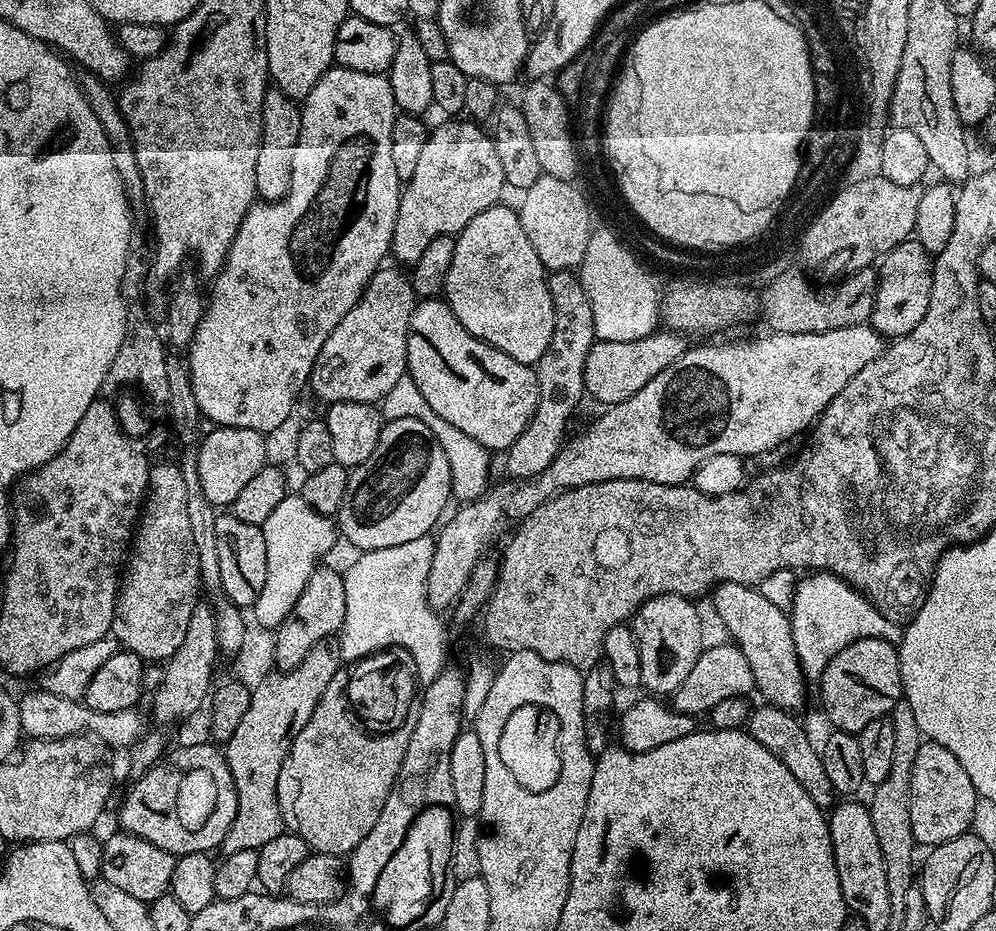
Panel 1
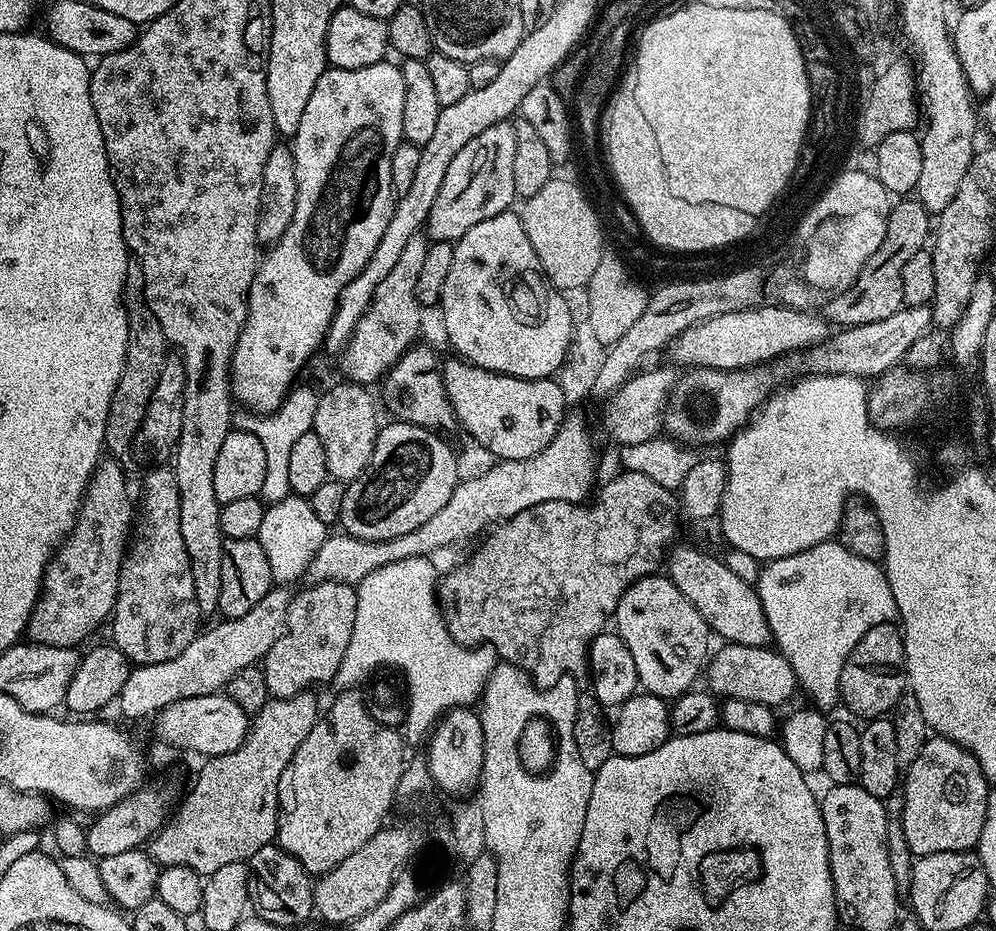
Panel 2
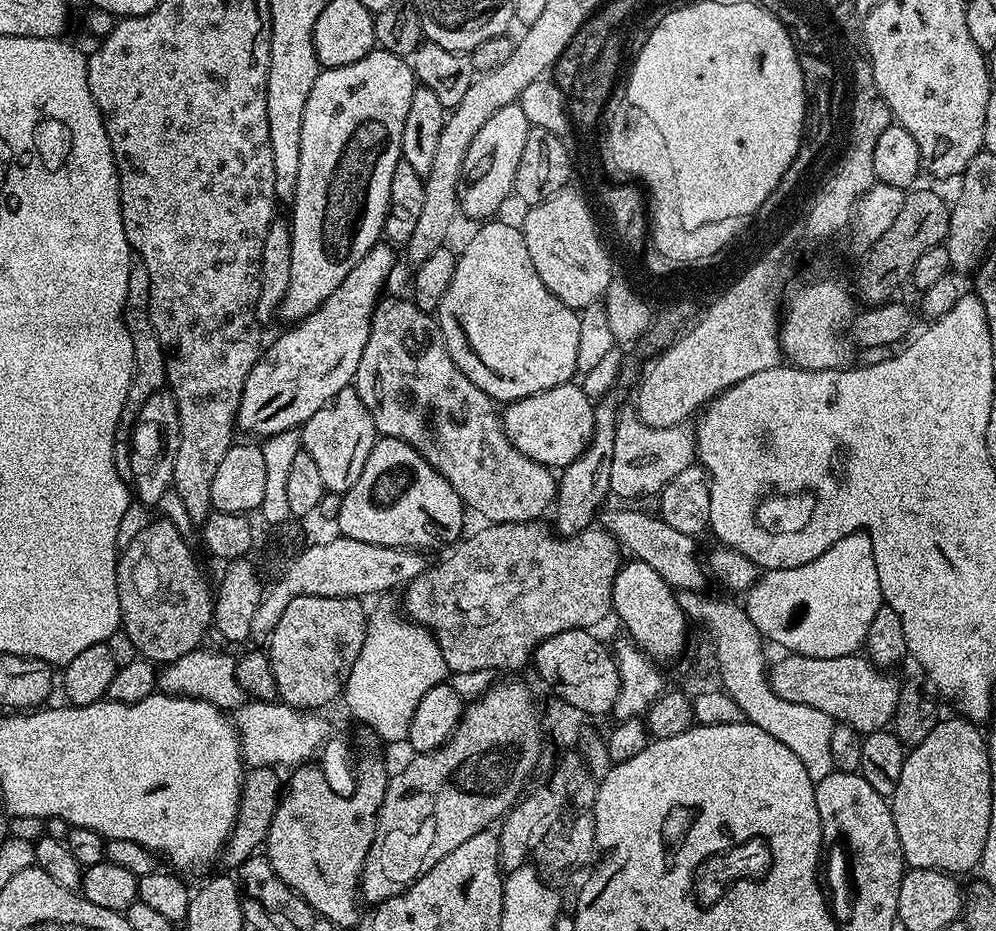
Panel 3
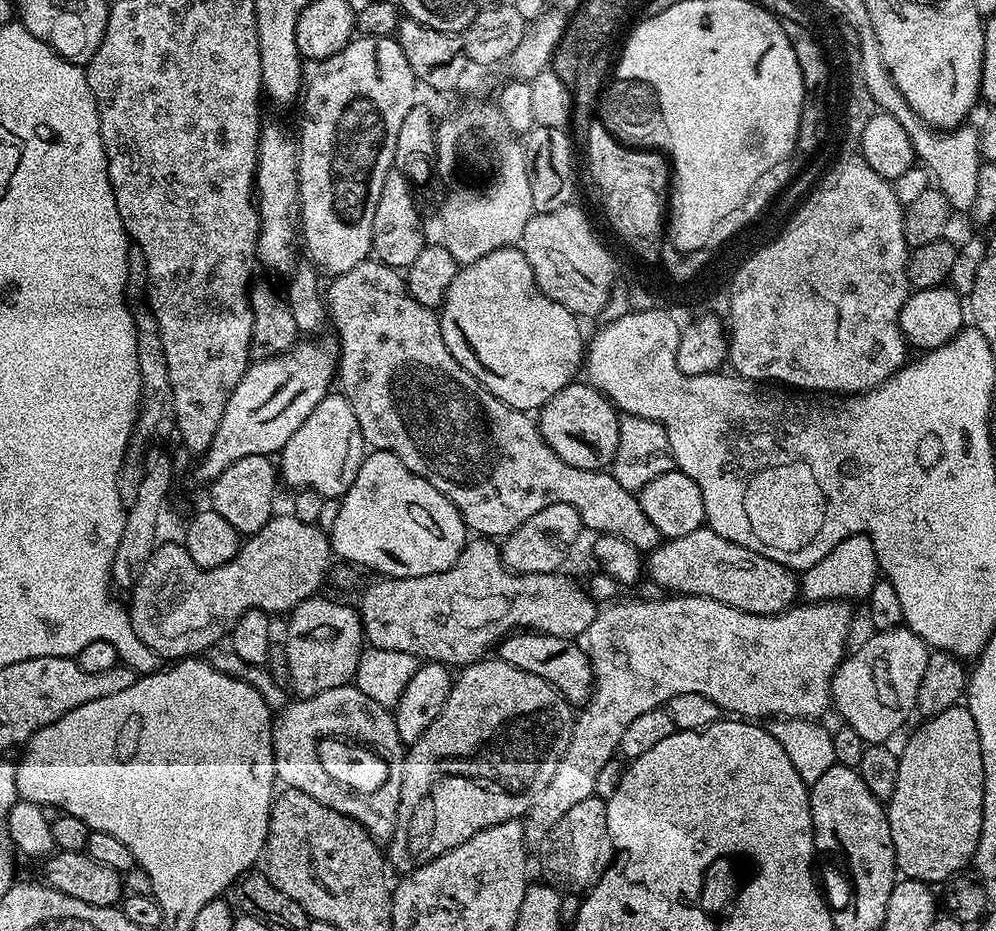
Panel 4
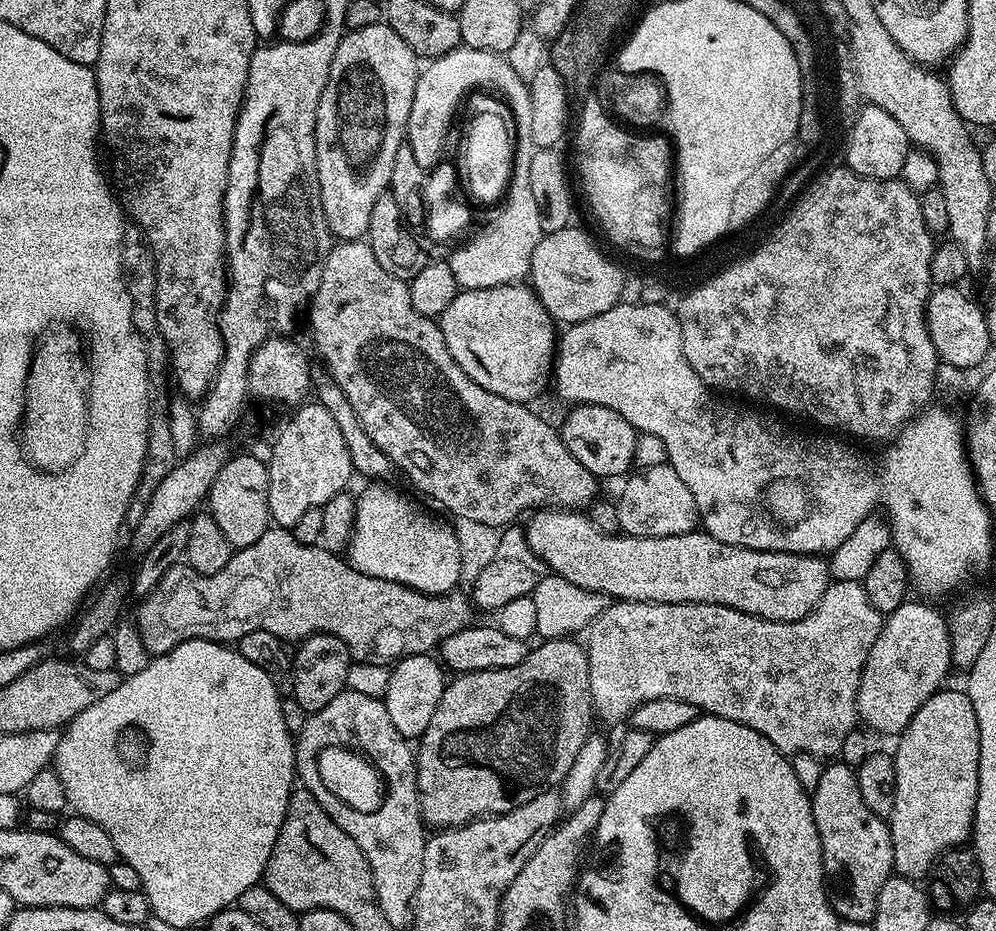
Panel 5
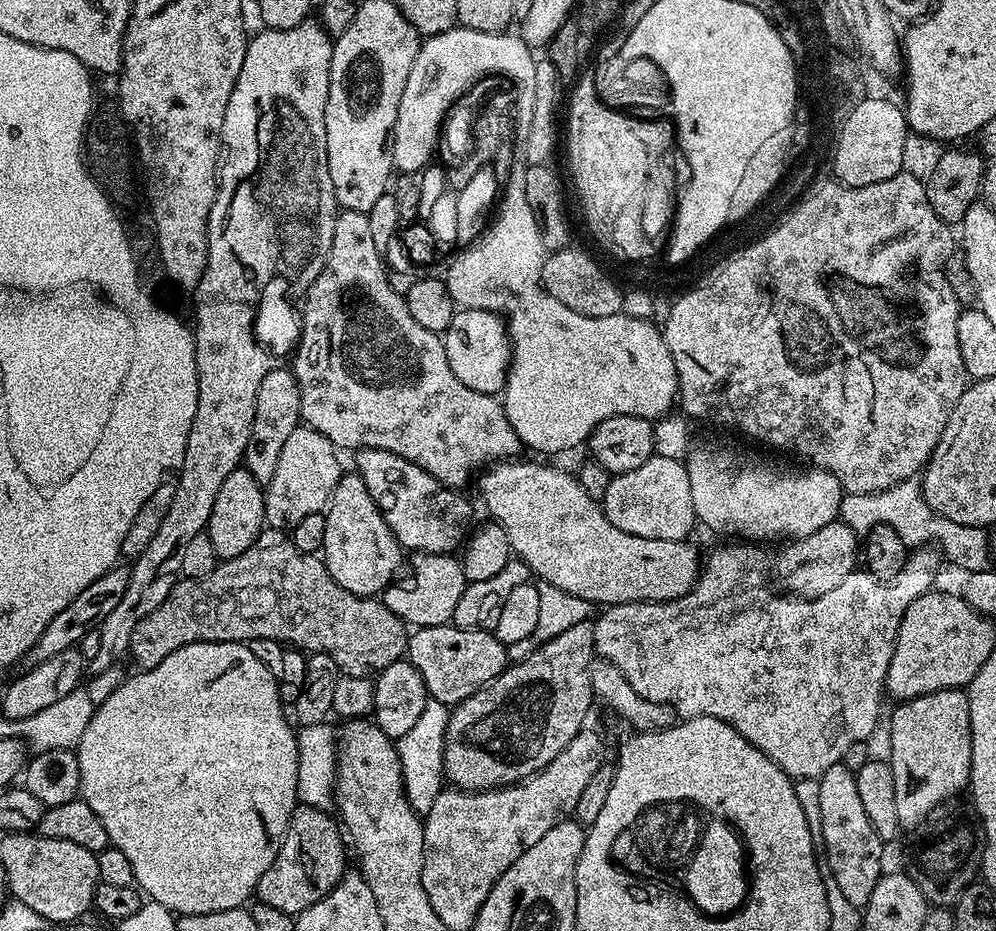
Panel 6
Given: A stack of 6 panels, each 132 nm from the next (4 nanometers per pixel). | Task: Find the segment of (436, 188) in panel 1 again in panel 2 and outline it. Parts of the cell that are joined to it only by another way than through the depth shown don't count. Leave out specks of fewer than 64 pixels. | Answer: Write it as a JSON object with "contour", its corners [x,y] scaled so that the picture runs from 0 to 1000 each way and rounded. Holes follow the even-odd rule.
{"contour":[[[507,131],[492,135],[492,140],[484,140],[480,148],[472,148],[472,153],[456,165],[456,174],[452,174],[448,182],[448,191],[444,191],[440,213],[436,213],[436,221],[432,221],[428,249],[435,259],[460,259],[472,243],[480,243],[480,238],[496,234],[496,230],[504,230],[515,222],[514,215],[519,214],[516,204],[517,156],[514,133]]]}

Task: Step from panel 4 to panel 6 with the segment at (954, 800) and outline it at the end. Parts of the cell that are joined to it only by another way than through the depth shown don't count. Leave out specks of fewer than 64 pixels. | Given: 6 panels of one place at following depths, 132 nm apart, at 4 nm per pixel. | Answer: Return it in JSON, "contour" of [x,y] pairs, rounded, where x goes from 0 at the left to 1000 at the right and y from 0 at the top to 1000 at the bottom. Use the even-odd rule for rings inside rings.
{"contour":[[[951,739],[899,757],[892,778],[891,815],[898,827],[898,854],[905,890],[920,889],[943,864],[973,845],[976,777],[971,742]]]}

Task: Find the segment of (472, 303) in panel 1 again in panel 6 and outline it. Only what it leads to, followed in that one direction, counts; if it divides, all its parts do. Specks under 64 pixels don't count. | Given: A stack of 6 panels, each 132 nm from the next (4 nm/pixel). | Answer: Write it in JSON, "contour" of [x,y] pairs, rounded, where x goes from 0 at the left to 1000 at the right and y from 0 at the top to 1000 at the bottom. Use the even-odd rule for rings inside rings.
{"contour":[[[462,331],[454,339],[452,350],[444,358],[448,385],[452,389],[452,397],[472,419],[487,421],[493,425],[505,422],[506,412],[510,408],[510,392],[514,389],[514,372],[510,363],[510,349],[499,336],[492,333],[476,333],[475,331]]]}

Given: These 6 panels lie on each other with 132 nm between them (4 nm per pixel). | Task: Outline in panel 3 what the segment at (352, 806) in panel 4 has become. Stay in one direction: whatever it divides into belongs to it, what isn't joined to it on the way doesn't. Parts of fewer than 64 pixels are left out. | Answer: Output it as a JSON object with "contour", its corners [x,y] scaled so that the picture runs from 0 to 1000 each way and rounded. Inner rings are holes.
{"contour":[[[254,752],[241,757],[235,765],[235,777],[238,786],[241,787],[241,811],[245,813],[246,822],[254,825],[277,825],[286,821],[289,827],[298,823],[305,823],[309,816],[318,811],[331,791],[329,778],[324,773],[322,766],[317,763],[306,763],[304,760],[293,760],[290,756],[278,754],[277,752]]]}

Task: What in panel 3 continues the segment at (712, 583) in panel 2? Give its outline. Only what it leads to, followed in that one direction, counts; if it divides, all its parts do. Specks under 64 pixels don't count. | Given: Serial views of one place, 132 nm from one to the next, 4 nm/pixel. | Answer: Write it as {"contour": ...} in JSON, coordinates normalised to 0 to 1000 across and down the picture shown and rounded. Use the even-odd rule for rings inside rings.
{"contour":[[[622,544],[603,549],[600,559],[606,570],[617,577],[622,586],[640,602],[649,604],[661,613],[667,624],[677,634],[706,635],[711,626],[711,617],[706,605],[701,604],[698,577],[686,574],[673,565],[662,553],[653,554],[649,550],[635,547],[635,544]]]}

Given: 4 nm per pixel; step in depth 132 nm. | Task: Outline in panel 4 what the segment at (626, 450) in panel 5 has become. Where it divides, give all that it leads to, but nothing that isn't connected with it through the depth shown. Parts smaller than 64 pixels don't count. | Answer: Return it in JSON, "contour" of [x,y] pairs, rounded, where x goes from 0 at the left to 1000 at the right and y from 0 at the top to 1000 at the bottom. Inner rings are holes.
{"contour":[[[575,410],[560,419],[540,443],[544,470],[568,496],[584,505],[606,505],[613,499],[620,481],[620,439],[609,425],[593,411]]]}

